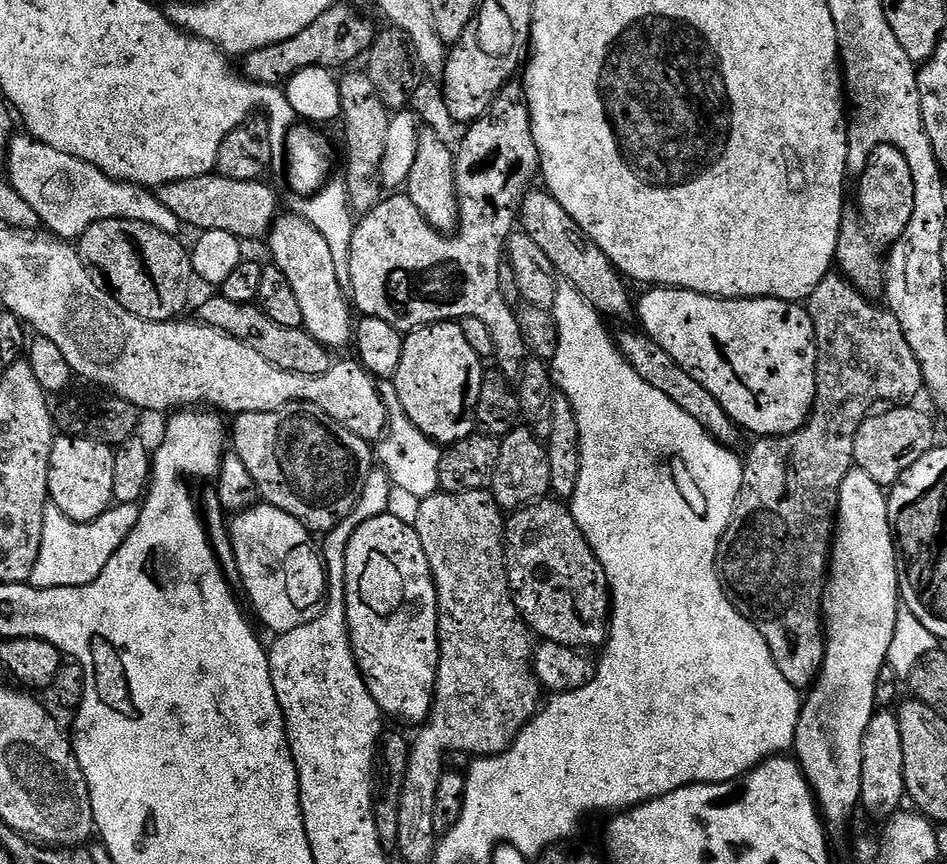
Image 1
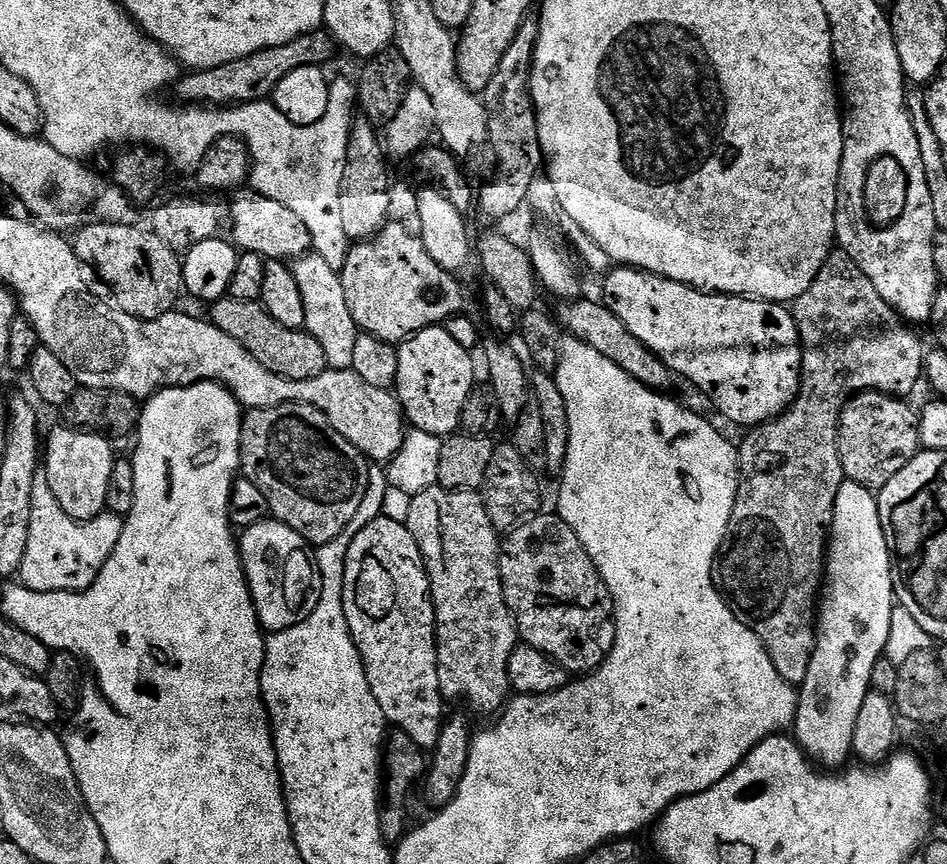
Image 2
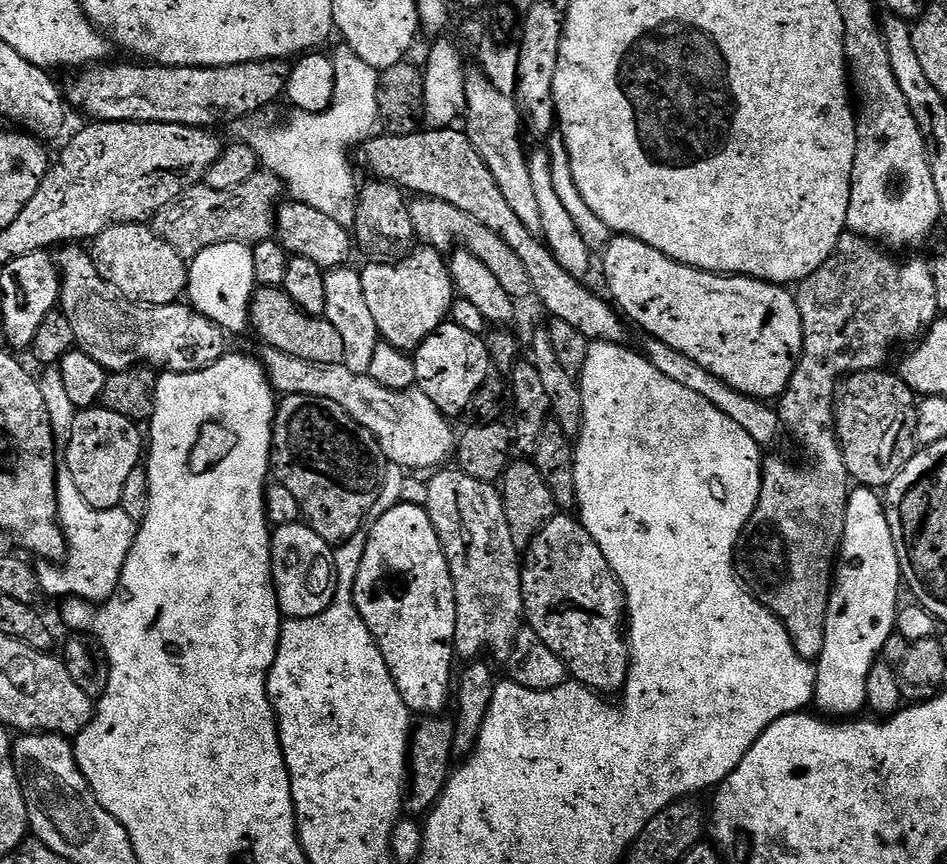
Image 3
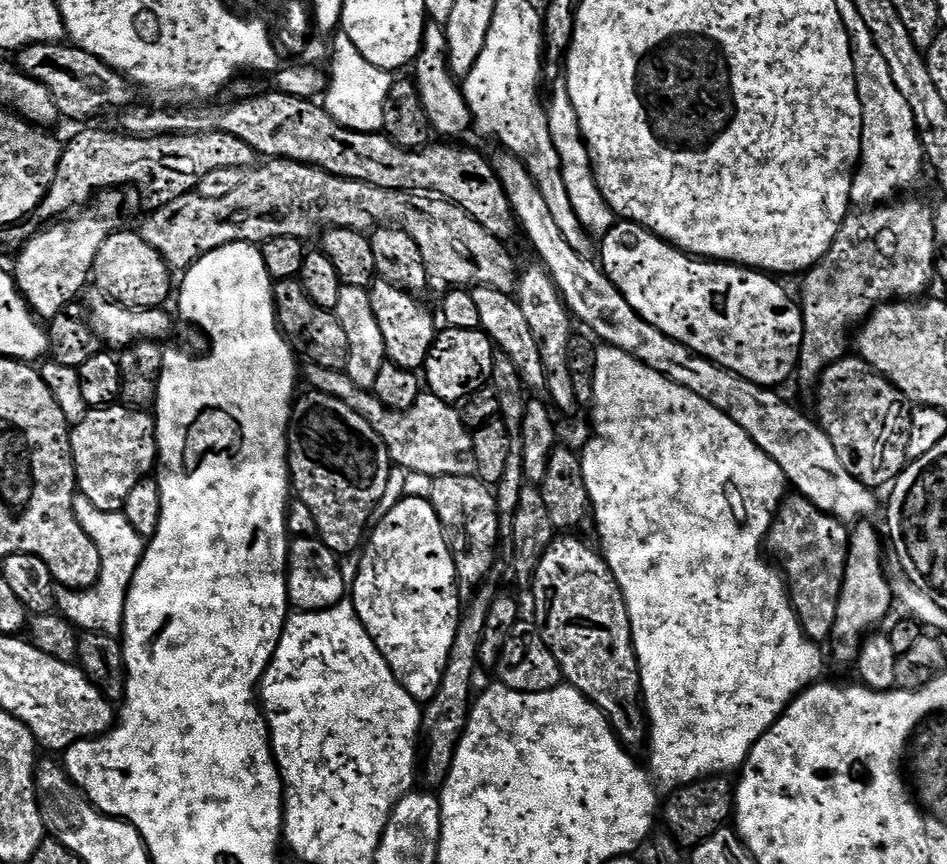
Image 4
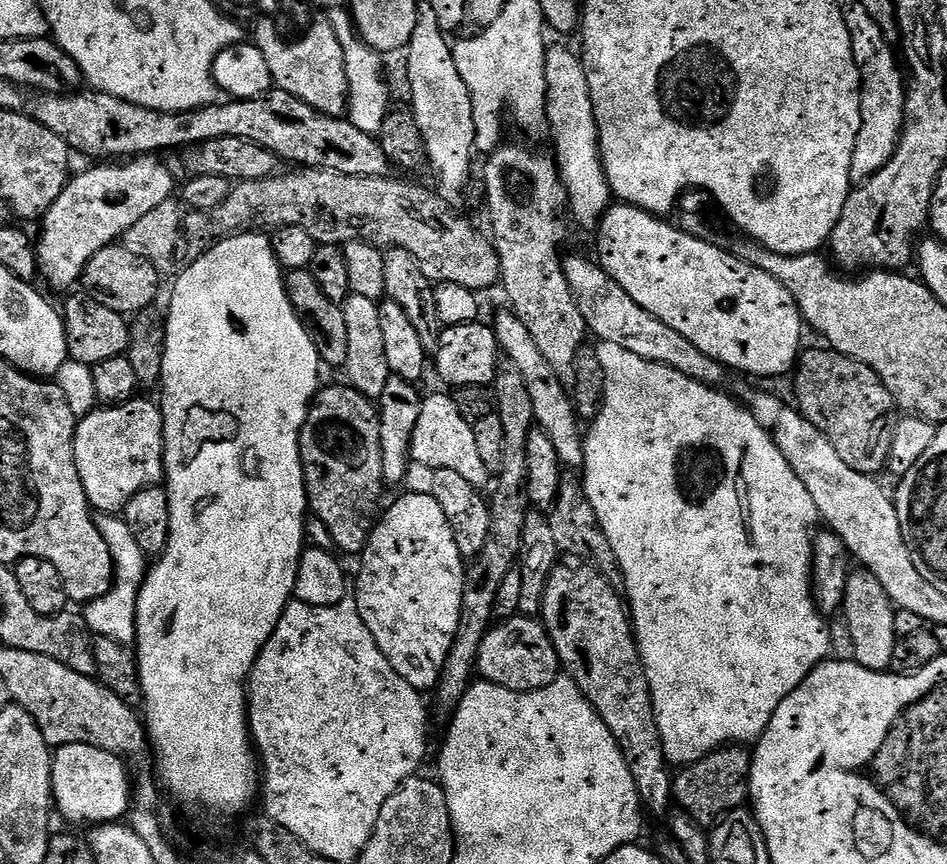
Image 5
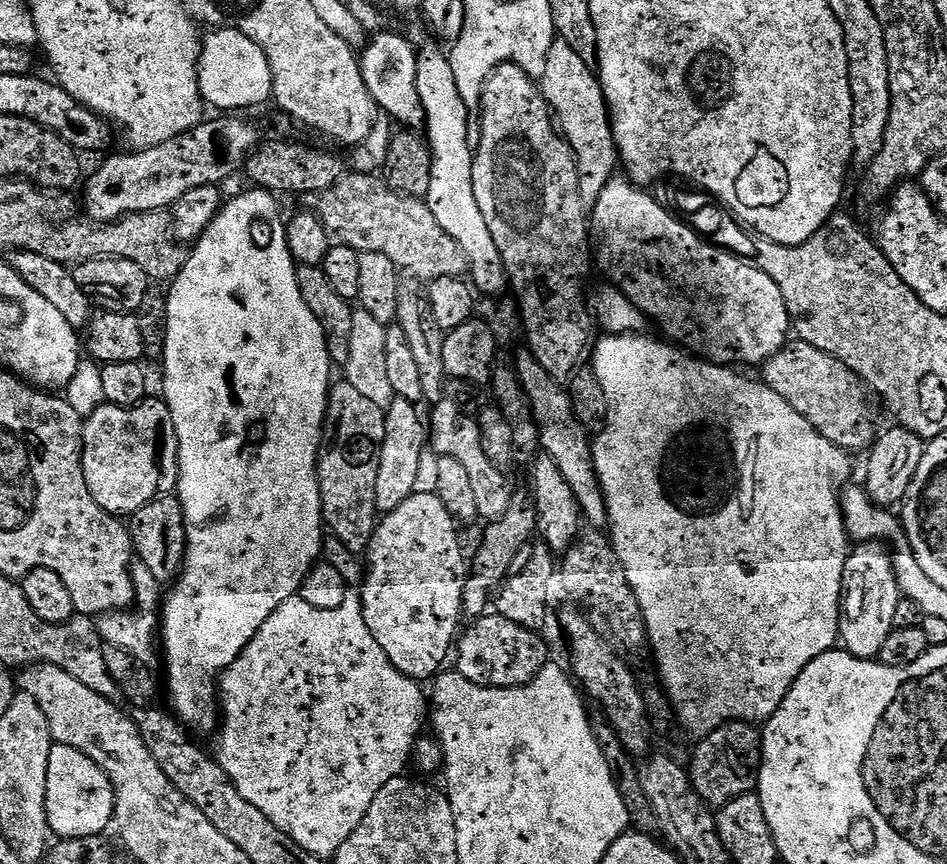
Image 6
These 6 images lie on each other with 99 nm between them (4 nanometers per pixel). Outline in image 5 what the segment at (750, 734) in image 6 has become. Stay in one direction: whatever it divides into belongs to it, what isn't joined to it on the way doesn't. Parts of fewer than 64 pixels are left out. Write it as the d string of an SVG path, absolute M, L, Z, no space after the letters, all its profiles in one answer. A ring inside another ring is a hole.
M725 746L711 752L706 758L702 758L693 764L685 764L675 773L672 782L672 794L675 803L680 804L679 811L689 816L695 824L712 826L723 821L728 813L743 808L750 800L750 785L752 782L752 758L753 753L744 746Z

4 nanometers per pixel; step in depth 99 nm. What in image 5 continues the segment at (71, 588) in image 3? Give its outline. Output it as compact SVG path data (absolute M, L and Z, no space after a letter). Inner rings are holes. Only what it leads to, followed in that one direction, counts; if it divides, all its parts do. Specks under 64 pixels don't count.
M100 514L95 517L95 522L102 538L106 538L106 546L110 546L112 588L106 595L83 605L82 615L93 637L110 638L119 644L132 646L136 642L136 603L140 597L140 587L144 585L146 557L138 542L134 542L134 534L130 534L130 528L119 515Z

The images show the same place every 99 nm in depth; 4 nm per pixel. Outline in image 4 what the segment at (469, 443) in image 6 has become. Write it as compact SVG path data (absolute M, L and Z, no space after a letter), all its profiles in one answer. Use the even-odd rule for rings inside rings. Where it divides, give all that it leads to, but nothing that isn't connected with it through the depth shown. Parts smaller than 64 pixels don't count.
M313 362L309 363L307 368L312 372L311 378L306 381L309 389L330 394L346 402L350 410L362 414L366 422L376 425L376 432L384 439L388 455L397 469L402 468L405 473L417 472L433 478L476 476L472 432L469 425L462 422L459 411L449 401L431 394L421 394L408 411L389 411L369 389L355 385L344 370L323 368L322 365Z

